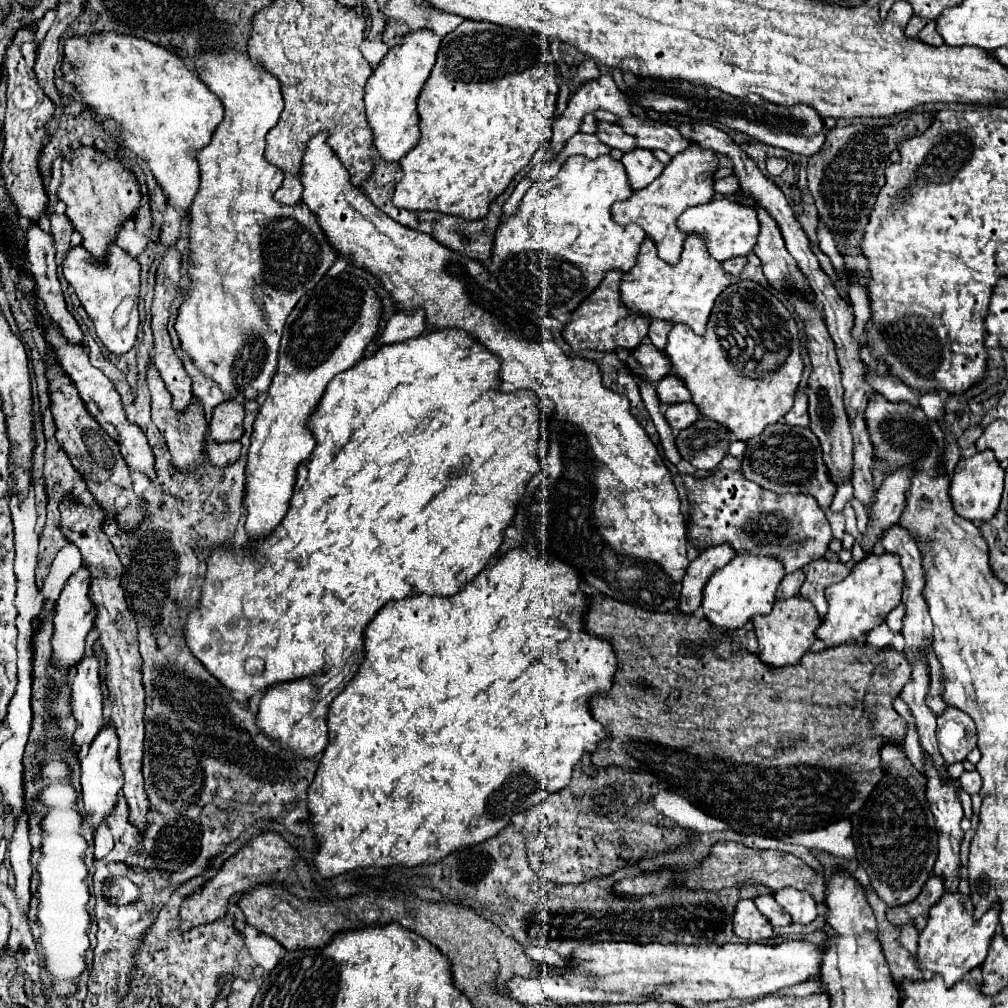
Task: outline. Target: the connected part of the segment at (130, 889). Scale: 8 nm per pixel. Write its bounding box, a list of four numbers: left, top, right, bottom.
[104,878,140,904]

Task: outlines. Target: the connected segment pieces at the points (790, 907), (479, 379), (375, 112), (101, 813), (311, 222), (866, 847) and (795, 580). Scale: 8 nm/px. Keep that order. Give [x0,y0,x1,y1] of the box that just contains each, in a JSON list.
[[774,888,818,924],[184,328,554,758],[364,28,442,162],[82,724,122,828],[176,52,340,400],[852,744,944,930],[754,570,822,666]]

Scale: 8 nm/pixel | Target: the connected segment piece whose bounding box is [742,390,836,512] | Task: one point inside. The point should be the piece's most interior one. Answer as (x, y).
(784, 458)

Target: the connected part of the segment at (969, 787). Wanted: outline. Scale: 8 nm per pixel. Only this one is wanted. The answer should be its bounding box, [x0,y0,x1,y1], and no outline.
[960,772,982,796]

